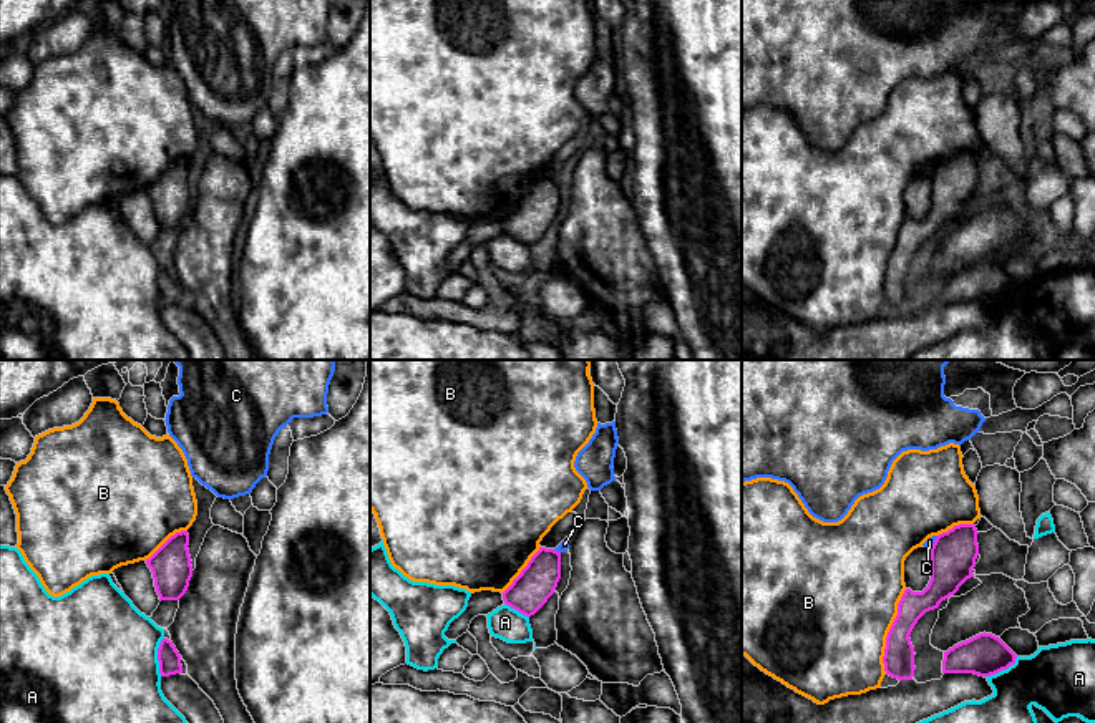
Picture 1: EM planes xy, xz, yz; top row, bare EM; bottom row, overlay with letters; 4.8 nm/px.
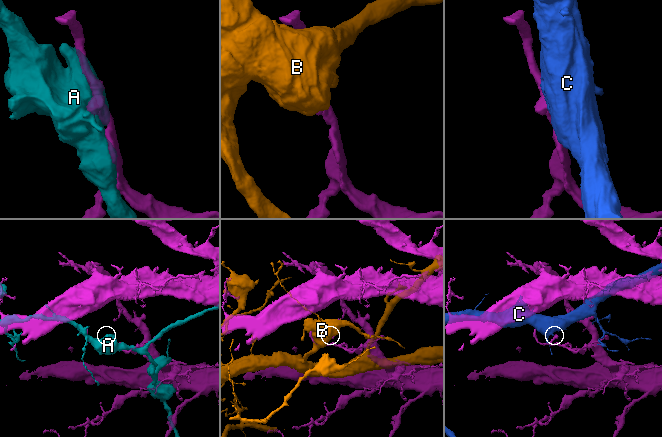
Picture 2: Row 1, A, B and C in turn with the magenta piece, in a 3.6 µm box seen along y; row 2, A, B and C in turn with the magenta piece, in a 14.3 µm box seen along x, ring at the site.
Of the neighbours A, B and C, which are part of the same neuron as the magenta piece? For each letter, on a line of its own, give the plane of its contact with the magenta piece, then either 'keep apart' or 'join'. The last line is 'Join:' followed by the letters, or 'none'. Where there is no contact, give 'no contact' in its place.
A: xy | keep apart
B: yz | keep apart
C: yz | keep apart
Join: none

